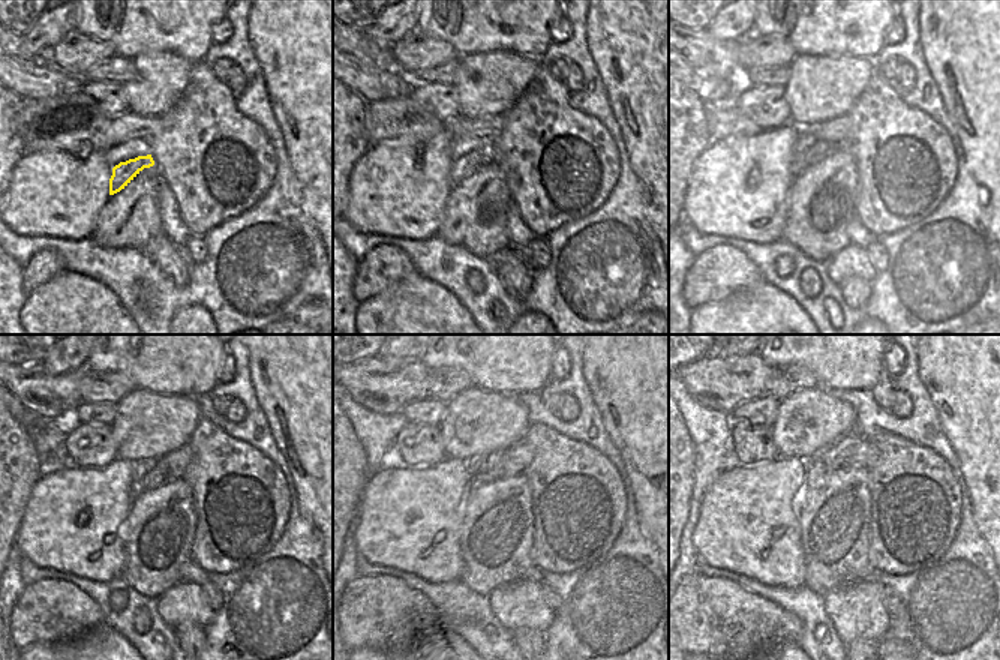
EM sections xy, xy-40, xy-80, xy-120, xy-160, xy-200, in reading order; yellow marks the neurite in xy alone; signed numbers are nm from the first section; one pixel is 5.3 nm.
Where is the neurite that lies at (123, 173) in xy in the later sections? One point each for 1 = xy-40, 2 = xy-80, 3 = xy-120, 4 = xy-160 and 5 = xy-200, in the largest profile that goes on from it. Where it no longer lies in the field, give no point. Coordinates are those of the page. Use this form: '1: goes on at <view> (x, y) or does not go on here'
1: goes on at xy-40 (462, 168)
2: goes on at xy-80 (820, 149)
3: goes on at xy-120 (153, 479)
4: goes on at xy-160 (492, 471)
5: goes on at xy-200 (837, 455)

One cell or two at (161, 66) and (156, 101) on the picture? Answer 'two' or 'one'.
one

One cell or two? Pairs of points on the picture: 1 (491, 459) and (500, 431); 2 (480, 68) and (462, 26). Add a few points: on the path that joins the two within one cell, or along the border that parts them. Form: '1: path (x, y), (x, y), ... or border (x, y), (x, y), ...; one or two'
1: border (504, 450), (488, 453), (480, 461); two
2: border (508, 50), (468, 53), (461, 57); two

